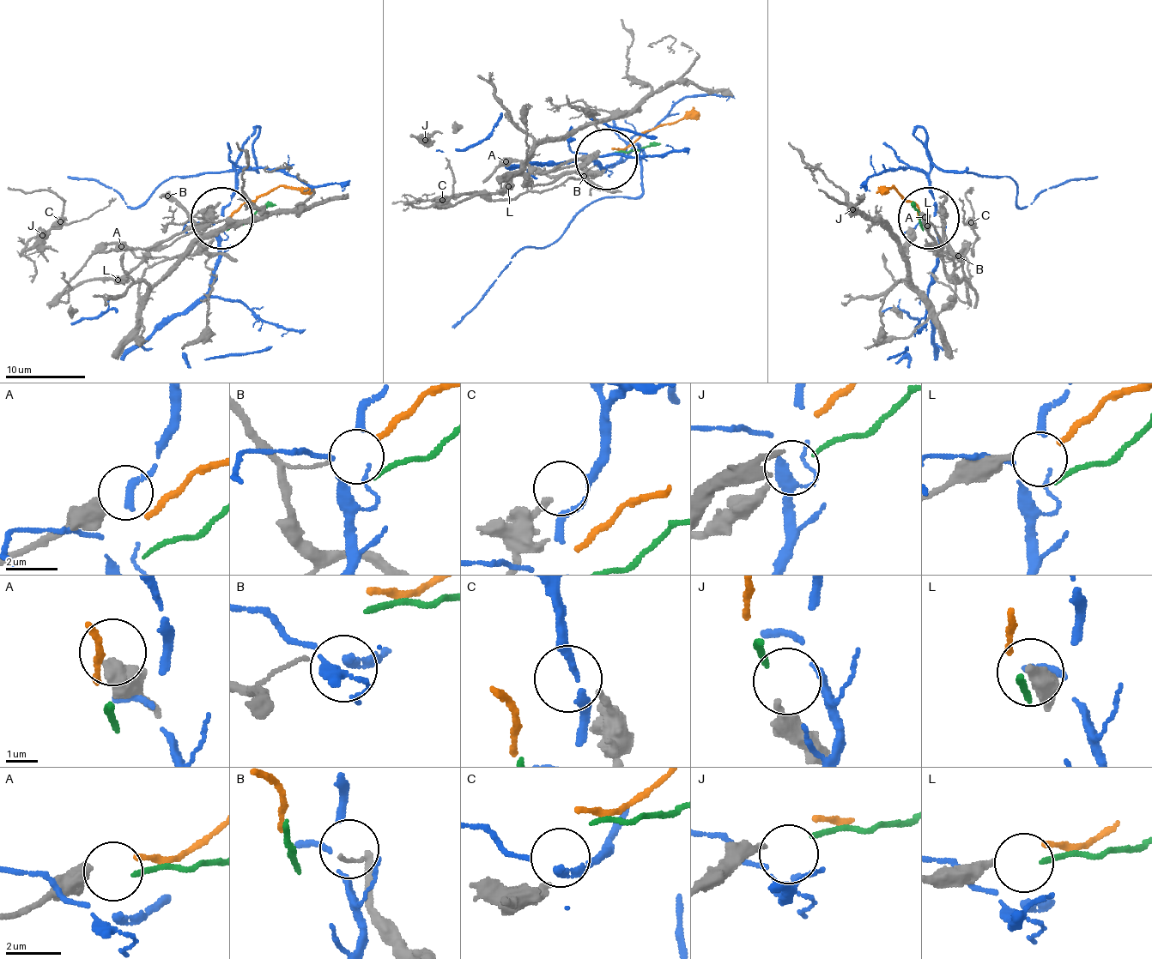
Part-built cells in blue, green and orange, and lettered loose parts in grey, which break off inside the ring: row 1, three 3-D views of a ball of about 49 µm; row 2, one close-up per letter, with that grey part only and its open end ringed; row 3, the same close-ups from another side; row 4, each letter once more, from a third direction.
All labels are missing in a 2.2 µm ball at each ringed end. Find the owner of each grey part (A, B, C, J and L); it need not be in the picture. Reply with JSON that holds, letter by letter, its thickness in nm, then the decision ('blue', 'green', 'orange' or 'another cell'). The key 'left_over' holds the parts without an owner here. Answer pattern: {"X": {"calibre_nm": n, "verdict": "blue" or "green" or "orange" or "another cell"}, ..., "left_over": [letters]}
{"A": {"calibre_nm": 550, "verdict": "another cell"}, "B": {"calibre_nm": 100, "verdict": "another cell"}, "C": {"calibre_nm": 240, "verdict": "another cell"}, "J": {"calibre_nm": 280, "verdict": "green"}, "L": {"calibre_nm": 400, "verdict": "orange"}, "left_over": ["A", "B", "C"]}

